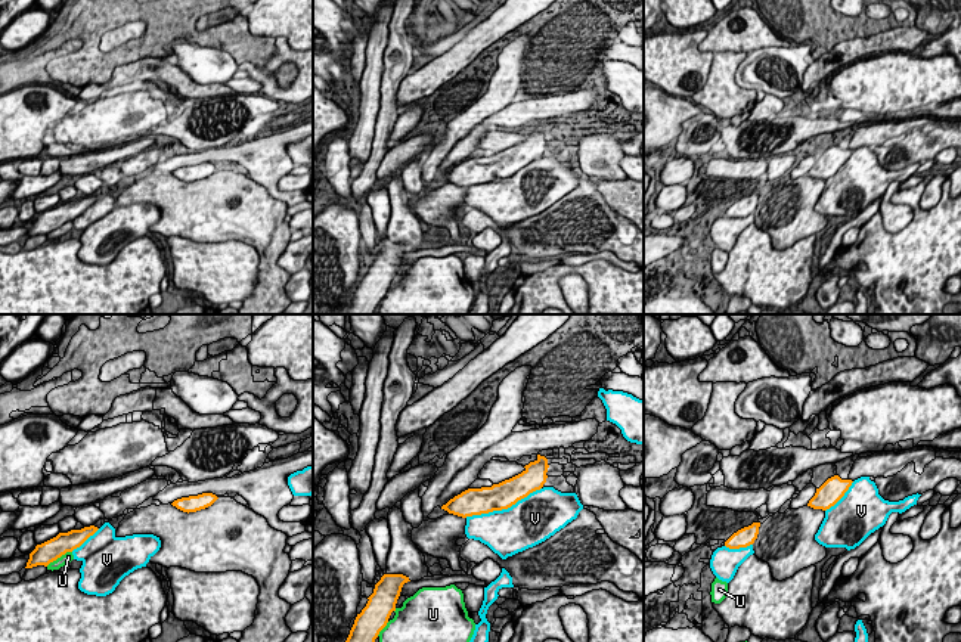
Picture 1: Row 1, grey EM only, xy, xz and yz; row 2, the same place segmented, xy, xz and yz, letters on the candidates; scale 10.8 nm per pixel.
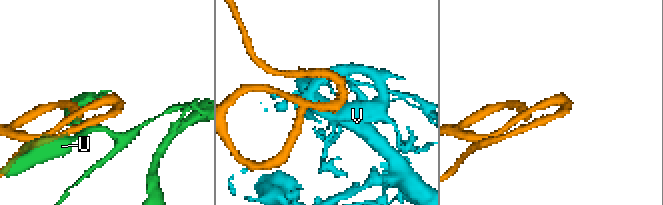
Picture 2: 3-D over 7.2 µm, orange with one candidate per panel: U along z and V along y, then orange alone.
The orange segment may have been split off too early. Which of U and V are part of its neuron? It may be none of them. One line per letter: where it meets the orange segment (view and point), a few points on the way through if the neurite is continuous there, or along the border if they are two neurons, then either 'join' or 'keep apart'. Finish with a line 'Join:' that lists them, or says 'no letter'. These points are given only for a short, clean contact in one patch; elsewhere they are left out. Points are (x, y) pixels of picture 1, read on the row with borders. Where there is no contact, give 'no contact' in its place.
U: meets orange in xy at (58, 557); keep apart
V: meets orange in xz at (502, 508); join
Join: V

